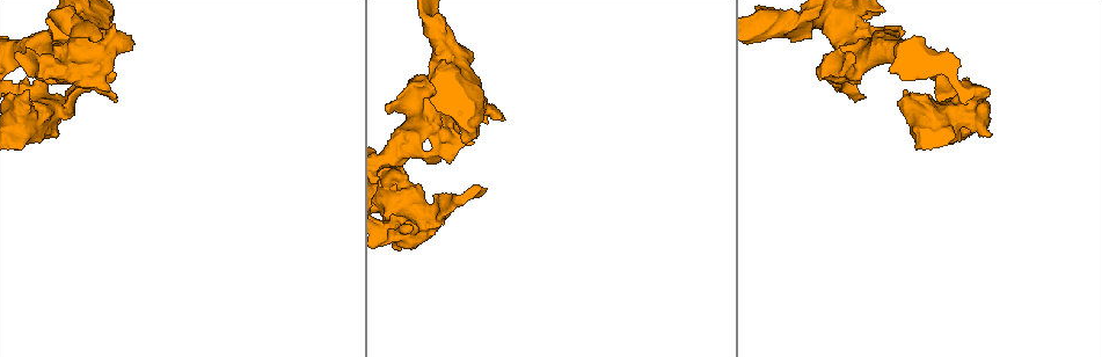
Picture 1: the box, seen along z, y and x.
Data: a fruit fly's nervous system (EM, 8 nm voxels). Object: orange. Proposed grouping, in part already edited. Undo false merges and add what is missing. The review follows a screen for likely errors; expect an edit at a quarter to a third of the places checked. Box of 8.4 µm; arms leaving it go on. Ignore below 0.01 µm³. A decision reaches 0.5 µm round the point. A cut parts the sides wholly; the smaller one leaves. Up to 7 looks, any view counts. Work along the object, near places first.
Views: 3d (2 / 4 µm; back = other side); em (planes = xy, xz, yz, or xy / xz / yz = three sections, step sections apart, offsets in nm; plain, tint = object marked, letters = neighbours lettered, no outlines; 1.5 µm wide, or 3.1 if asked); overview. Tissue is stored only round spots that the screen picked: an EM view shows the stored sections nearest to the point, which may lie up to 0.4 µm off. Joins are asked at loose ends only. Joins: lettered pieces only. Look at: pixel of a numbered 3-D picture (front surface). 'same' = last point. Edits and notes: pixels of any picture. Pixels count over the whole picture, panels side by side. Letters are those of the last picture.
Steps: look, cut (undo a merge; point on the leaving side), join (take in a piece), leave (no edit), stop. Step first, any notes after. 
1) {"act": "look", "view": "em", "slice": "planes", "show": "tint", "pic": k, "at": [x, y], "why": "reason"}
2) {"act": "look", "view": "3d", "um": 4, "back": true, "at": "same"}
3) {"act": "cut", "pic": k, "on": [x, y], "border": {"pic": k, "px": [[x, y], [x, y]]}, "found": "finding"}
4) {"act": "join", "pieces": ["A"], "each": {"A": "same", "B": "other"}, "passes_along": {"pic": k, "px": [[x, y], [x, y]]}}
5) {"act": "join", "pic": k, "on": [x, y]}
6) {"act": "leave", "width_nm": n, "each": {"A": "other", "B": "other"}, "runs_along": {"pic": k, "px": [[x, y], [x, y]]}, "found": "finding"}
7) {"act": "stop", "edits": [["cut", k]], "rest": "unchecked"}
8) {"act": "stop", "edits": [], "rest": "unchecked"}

{"act": "look", "view": "3d", "um": 4, "pic": 1, "at": [915, 116]}

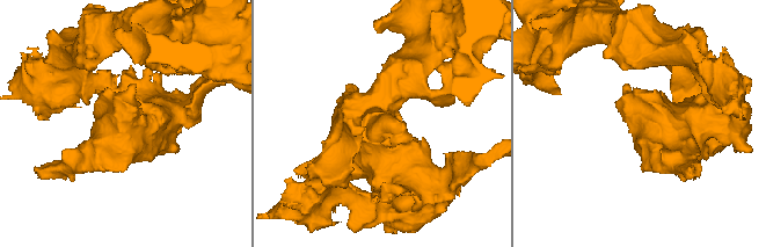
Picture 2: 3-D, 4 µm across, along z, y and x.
{"act": "look", "view": "em", "slice": "planes", "show": "plain", "pic": 2, "at": [123, 128], "why": "now the EM"}

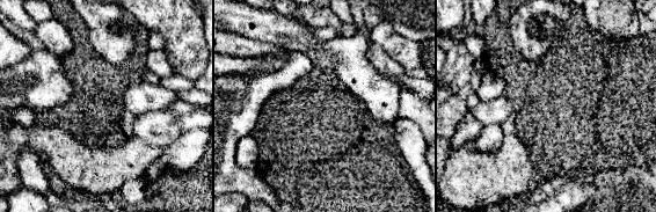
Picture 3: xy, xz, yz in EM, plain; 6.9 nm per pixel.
{"act": "look", "view": "em", "slice": "planes", "show": "letters", "at": "same", "why": "see the neighbours"}

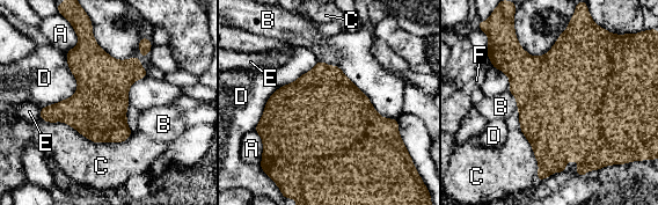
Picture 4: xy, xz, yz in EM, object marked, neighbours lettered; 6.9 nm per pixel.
{"act": "leave", "width_nm": 700, "each": {"A": "other", "B": "other", "C": "other", "D": "other", "E": "other", "F": "other"}, "border": {"pic": 4, "px": [[319, 61], [271, 95], [254, 129]]}, "found": "one neuron here"}

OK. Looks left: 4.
{"act": "look", "view": "em", "slice": "xz", "step": 8, "show": "tint", "pic": 1, "at": [115, 97], "why": "stops while still wide"}

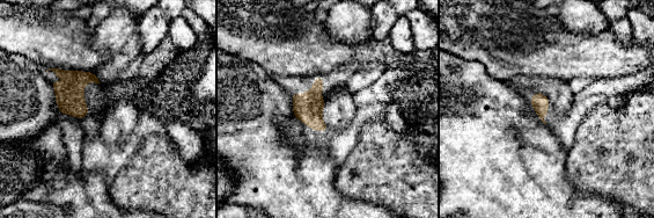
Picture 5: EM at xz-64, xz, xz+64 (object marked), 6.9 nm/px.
{"act": "look", "view": "em", "slice": "planes", "show": "letters", "at": "same", "why": "another direction"}

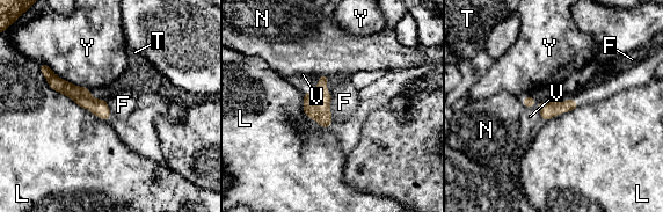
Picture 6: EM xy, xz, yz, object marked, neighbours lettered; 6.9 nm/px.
{"act": "leave", "each": {"F": "other", "L": "other", "N": "other", "T": "other", "V": "other", "Y": "other"}, "border": {"pic": 6, "px": [[573, 96], [566, 101], [554, 100]]}, "found": "no lettered piece goes on from it"}

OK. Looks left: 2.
{"act": "stop", "edits": [], "rest": "unchecked"}

